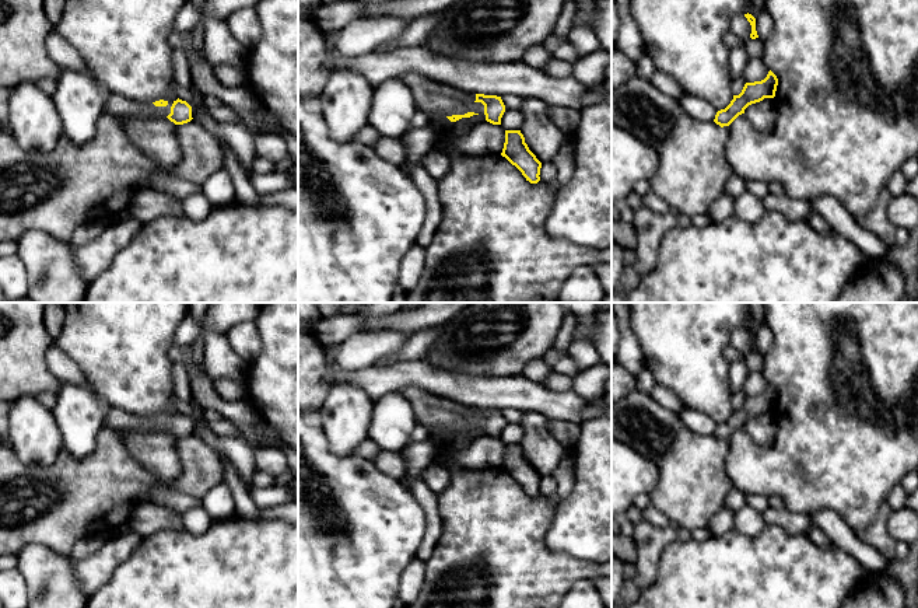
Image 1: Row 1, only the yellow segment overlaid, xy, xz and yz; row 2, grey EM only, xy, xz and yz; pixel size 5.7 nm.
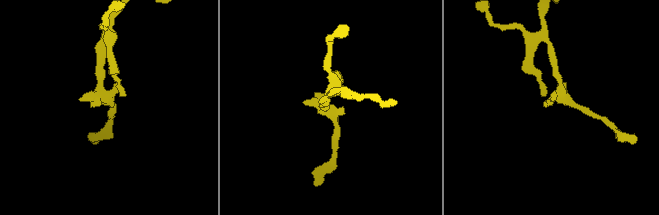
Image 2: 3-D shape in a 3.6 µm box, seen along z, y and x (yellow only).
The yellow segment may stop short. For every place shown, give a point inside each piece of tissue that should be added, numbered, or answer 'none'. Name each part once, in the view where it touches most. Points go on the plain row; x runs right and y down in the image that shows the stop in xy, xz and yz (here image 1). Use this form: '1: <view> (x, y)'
1: xz (435, 413)

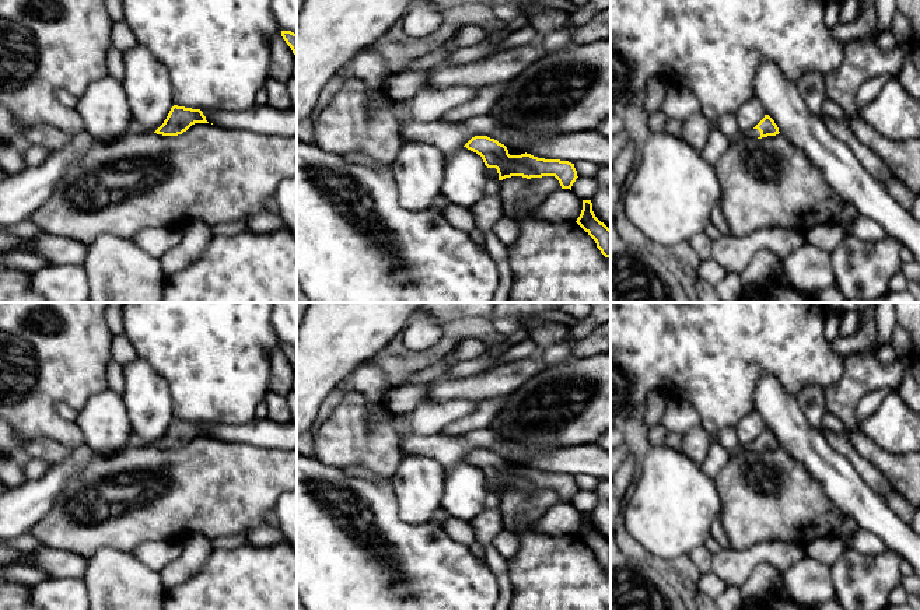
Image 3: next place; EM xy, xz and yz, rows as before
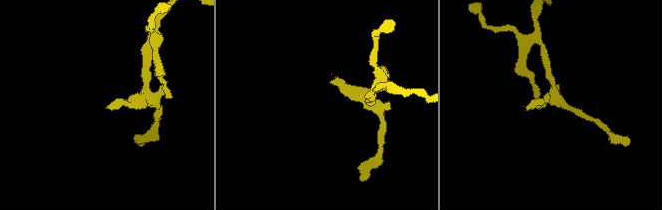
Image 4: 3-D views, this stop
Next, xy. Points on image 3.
none

